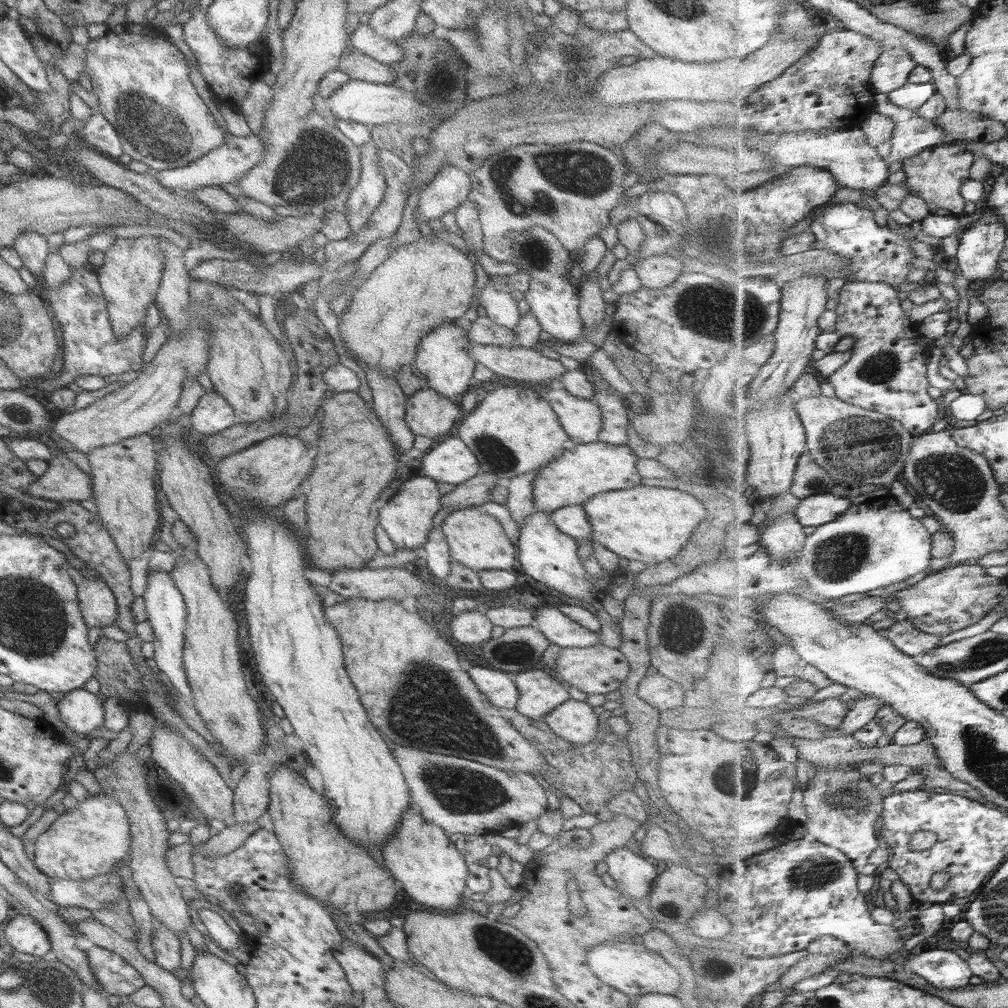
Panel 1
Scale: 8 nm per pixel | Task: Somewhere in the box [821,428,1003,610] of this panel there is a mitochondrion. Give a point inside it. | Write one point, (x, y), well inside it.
(954, 483)

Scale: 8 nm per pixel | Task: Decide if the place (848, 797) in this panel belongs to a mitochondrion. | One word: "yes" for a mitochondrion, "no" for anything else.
yes

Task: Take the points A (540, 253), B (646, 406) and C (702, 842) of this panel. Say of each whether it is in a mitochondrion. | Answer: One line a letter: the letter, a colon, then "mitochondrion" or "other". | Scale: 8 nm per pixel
A: mitochondrion
B: other
C: other

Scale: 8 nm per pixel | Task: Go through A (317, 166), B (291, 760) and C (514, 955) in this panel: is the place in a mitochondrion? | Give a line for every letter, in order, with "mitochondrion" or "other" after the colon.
A: mitochondrion
B: other
C: mitochondrion

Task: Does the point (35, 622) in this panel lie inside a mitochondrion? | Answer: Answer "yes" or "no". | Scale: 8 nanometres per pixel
yes

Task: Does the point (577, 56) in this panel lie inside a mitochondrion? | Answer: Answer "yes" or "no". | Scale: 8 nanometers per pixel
yes

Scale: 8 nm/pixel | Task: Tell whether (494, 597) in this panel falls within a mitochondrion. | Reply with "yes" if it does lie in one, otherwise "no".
no

